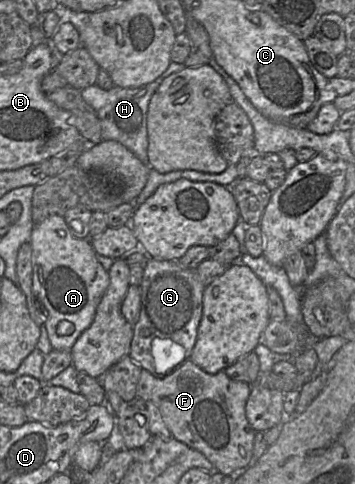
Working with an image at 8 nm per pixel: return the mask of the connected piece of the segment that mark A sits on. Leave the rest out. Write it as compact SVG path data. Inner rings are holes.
M50 216L41 223L34 225L29 243L32 248L32 292L39 305L47 310L43 325L47 330L52 349L70 351L78 337L93 322L97 306L110 283L108 271L98 262L90 239L74 237L62 216ZM60 321L71 322L74 325L73 333L59 336L56 333L56 327Z

